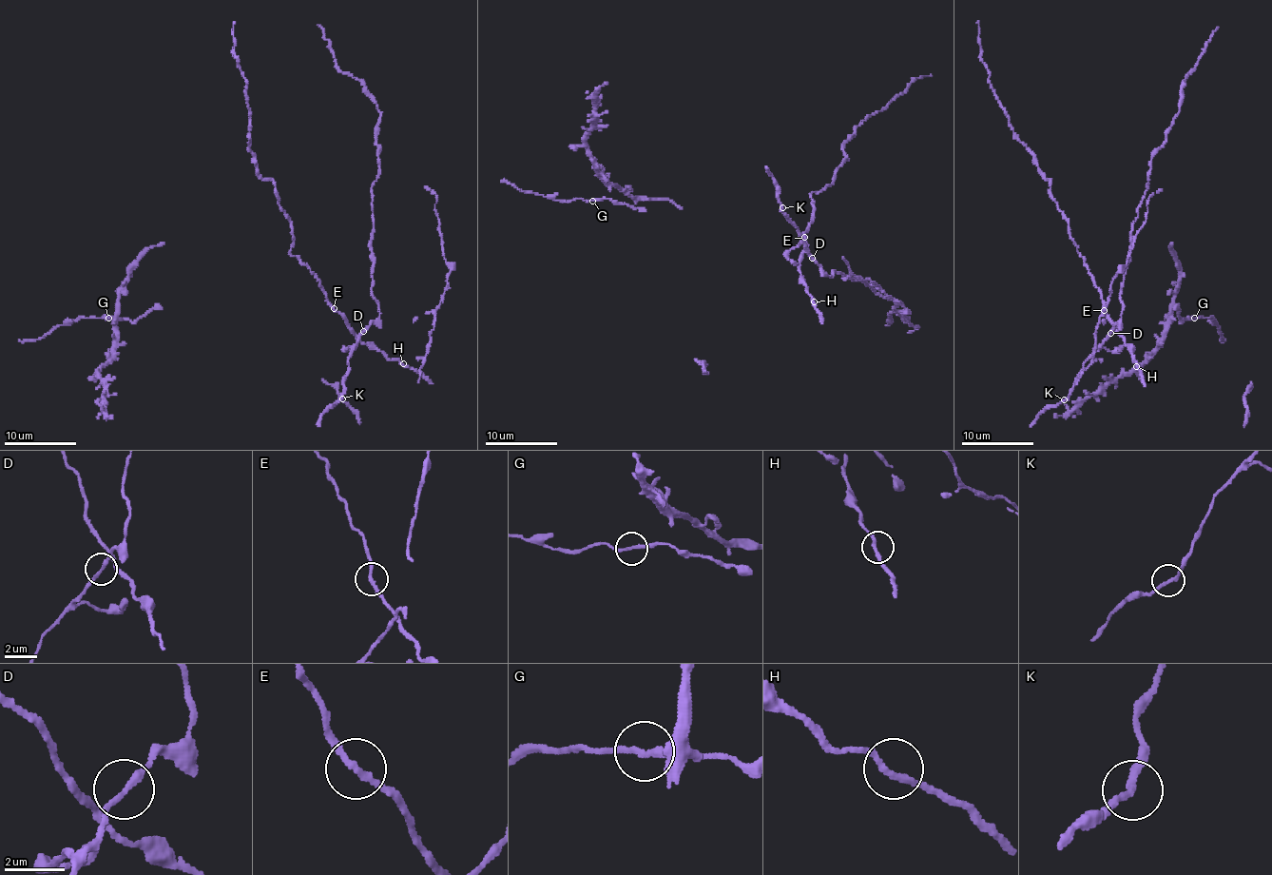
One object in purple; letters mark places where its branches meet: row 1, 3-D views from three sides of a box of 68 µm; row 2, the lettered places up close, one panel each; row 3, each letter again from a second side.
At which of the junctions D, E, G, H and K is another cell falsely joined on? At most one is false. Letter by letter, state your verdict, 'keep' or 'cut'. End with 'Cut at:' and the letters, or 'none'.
D: keep
E: keep
G: keep
H: keep
K: keep
Cut at: none

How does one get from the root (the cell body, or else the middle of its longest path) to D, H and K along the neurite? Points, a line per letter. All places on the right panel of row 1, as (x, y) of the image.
D: (1104, 309), (1124, 342), (1118, 351), (1099, 347), (1110, 333)
H: (1104, 309), (1125, 344), (1129, 346), (1136, 366)
K: (1104, 309), (1124, 344), (1118, 351), (1103, 347), (1095, 351), (1083, 363), (1072, 391), (1064, 399)

